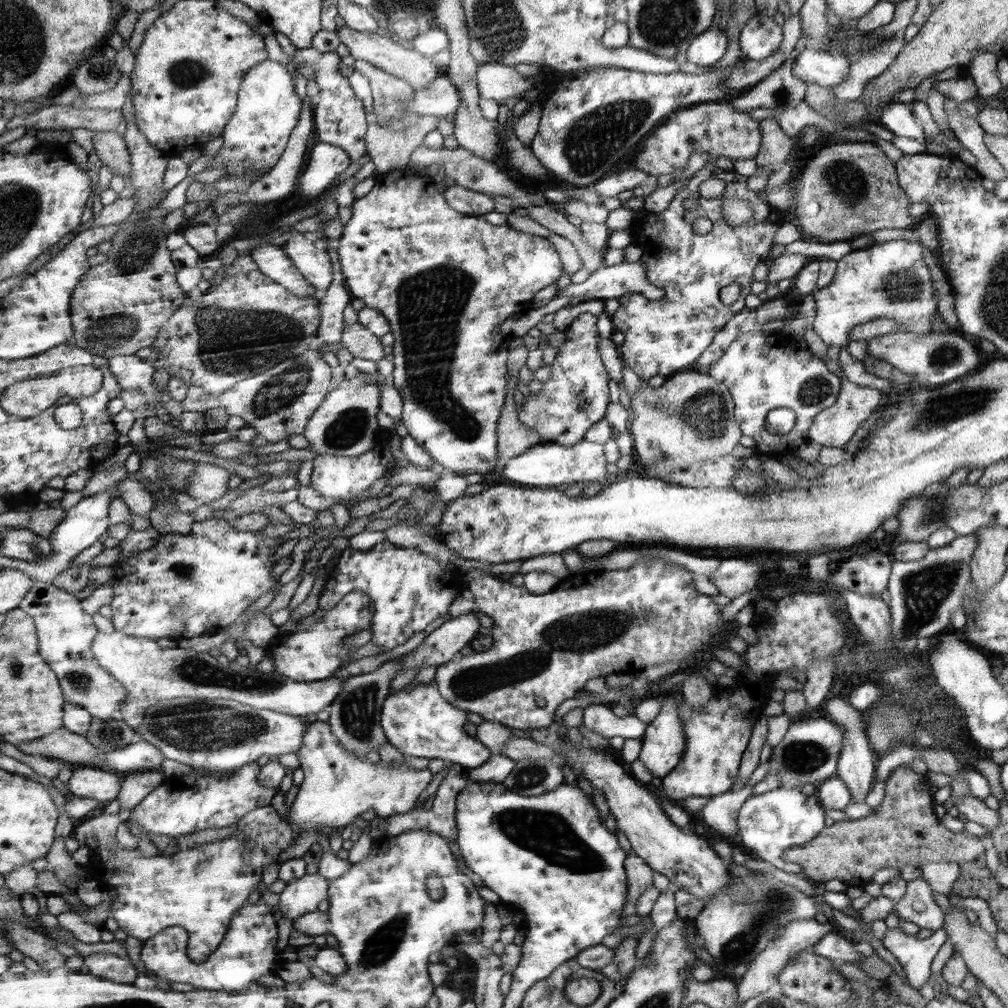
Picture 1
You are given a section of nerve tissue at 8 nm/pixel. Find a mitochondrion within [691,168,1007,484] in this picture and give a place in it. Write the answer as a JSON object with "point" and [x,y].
{"point":[936,412]}

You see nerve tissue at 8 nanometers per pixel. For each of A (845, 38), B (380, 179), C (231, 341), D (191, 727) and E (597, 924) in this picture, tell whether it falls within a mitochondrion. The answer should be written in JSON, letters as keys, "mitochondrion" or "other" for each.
{"A":"mitochondrion","B":"other","C":"mitochondrion","D":"mitochondrion","E":"other"}

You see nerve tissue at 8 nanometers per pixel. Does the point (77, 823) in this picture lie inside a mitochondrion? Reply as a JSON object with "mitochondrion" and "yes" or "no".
{"mitochondrion":"no"}

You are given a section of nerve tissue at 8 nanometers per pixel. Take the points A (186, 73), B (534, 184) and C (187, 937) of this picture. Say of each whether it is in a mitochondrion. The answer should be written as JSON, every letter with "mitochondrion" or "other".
{"A":"mitochondrion","B":"other","C":"other"}

